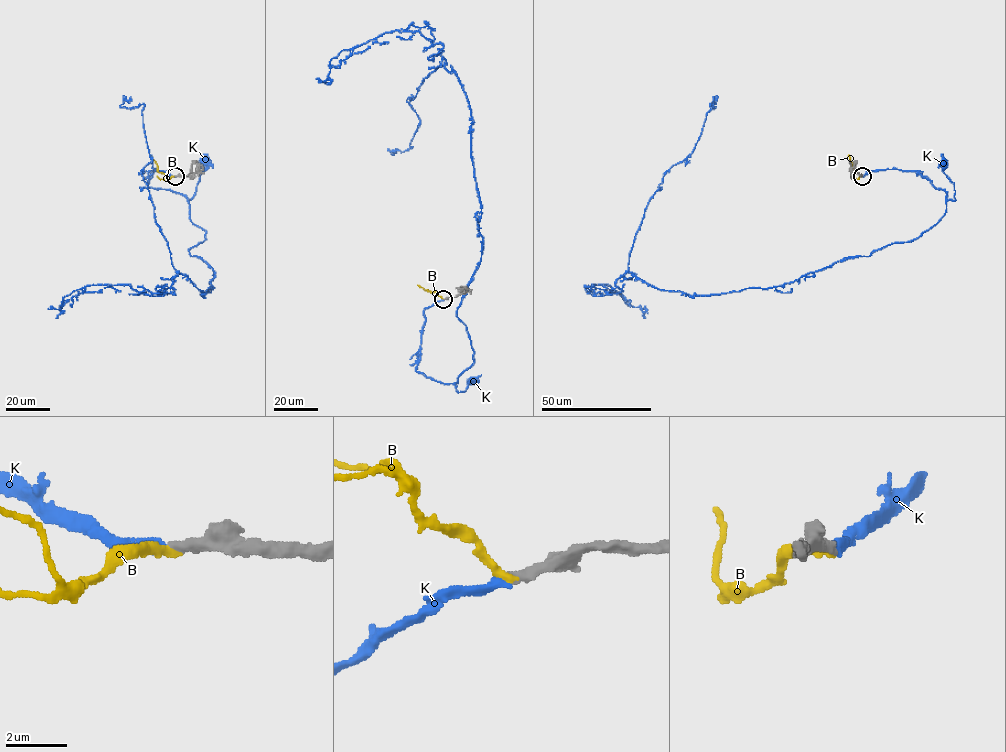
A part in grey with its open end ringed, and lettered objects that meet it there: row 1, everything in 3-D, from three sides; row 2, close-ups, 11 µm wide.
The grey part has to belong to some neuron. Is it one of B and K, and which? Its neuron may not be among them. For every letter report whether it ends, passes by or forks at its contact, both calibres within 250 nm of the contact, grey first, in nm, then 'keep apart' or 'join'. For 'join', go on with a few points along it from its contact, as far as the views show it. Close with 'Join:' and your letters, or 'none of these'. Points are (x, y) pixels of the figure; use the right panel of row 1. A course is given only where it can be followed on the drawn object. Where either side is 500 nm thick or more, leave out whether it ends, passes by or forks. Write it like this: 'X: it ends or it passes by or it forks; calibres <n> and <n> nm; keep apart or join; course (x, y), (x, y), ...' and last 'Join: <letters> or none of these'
B: it ends; calibres 360 and 280 nm; keep apart
K: it ends; calibres 360 and 360 nm; join; course (863, 176), (881, 169), (918, 171), (944, 190), (946, 199), (955, 199), (953, 183), (943, 172), (946, 163)
Join: K

